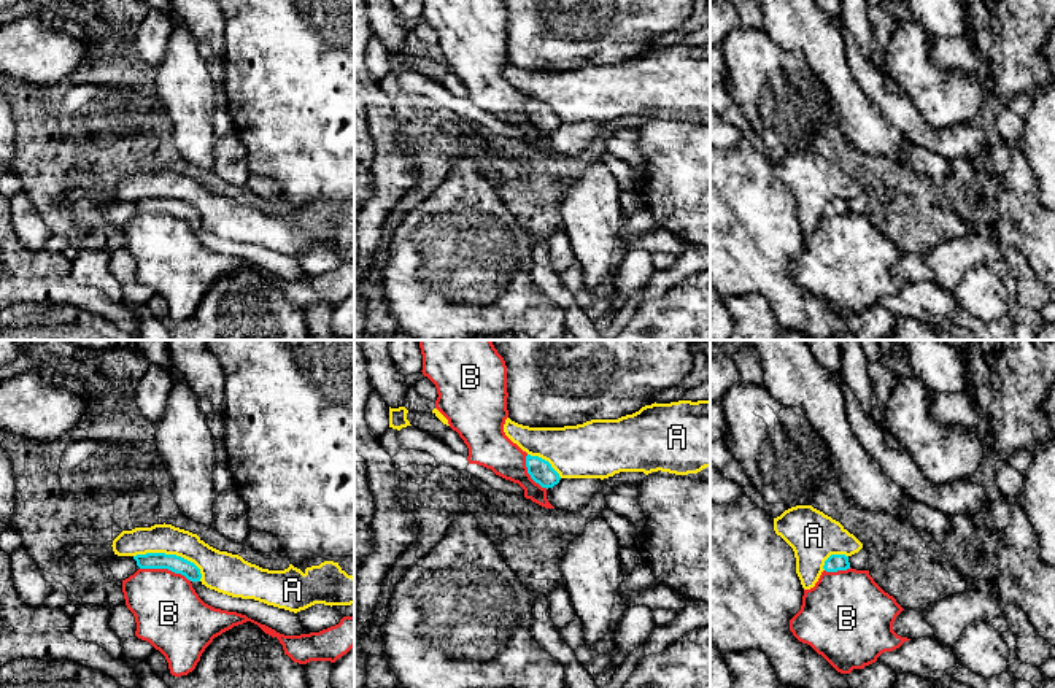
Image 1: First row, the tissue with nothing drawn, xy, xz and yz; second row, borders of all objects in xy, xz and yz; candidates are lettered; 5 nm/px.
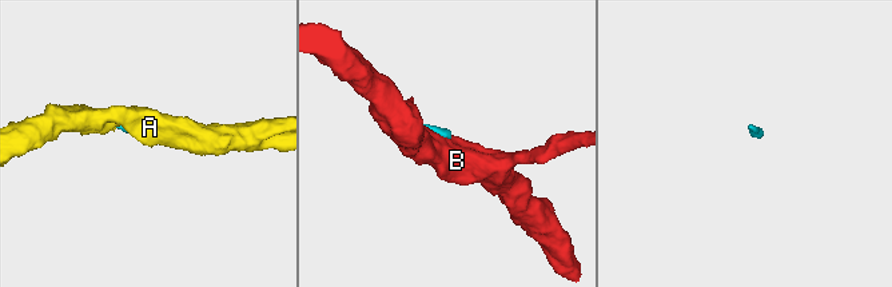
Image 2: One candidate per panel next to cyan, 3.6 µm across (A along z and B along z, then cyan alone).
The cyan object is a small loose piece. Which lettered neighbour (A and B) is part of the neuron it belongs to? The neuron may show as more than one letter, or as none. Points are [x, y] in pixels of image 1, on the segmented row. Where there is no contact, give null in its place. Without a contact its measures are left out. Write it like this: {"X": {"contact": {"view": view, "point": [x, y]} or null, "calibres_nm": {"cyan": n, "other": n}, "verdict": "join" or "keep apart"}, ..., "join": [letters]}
{"A": {"contact": {"view": "xy", "point": [170, 555]}, "calibres_nm": {"cyan": 90, "other": 180}, "verdict": "keep apart"}, "B": {"contact": {"view": "xy", "point": [166, 568]}, "calibres_nm": {"cyan": 90, "other": 340}, "verdict": "keep apart"}, "join": []}

